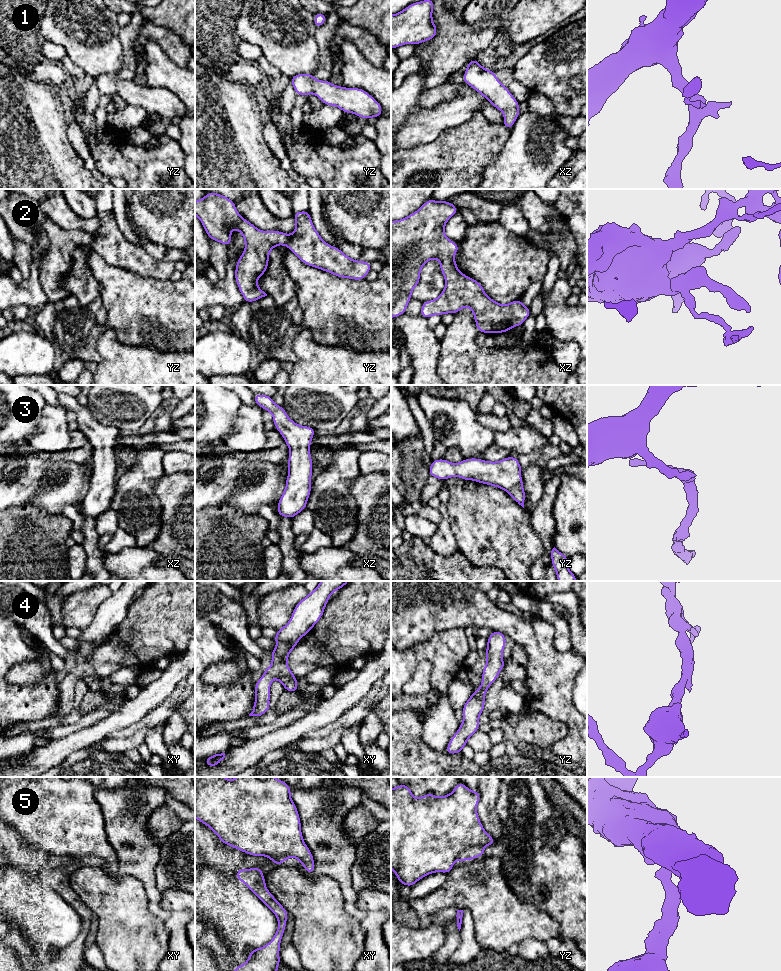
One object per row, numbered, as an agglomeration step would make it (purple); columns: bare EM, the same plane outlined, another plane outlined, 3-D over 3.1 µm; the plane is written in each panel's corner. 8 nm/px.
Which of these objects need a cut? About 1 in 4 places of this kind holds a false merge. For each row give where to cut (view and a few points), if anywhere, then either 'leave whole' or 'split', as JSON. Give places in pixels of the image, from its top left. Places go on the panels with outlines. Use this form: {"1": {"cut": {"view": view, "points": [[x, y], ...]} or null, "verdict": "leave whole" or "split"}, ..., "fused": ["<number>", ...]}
{"1": {"cut": null, "verdict": "leave whole"}, "2": {"cut": null, "verdict": "leave whole"}, "3": {"cut": null, "verdict": "leave whole"}, "4": {"cut": null, "verdict": "leave whole"}, "5": {"cut": {"view": "yz", "points": [[482, 846], [468, 847], [456, 858]]}, "verdict": "split"}, "fused": ["5"]}

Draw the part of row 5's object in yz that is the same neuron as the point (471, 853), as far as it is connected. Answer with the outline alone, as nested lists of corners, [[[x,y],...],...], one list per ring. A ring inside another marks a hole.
[[[474,846],[474,847],[468,848],[459,854],[457,859],[460,861],[475,860],[477,856],[485,856],[483,847]]]

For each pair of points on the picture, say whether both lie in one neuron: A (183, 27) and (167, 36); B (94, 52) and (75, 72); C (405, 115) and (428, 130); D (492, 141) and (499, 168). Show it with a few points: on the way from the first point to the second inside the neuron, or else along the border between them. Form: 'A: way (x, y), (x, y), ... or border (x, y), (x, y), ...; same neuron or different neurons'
A: border (152, 22), (177, 34), (184, 43); different neurons
B: border (67, 54), (85, 73); different neurons
C: way (411, 121), (416, 126), (422, 126); same neuron
D: border (509, 136), (497, 156), (485, 167), (483, 176); different neurons

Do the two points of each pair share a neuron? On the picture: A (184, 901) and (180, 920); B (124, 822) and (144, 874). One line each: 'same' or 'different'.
A: different
B: same

